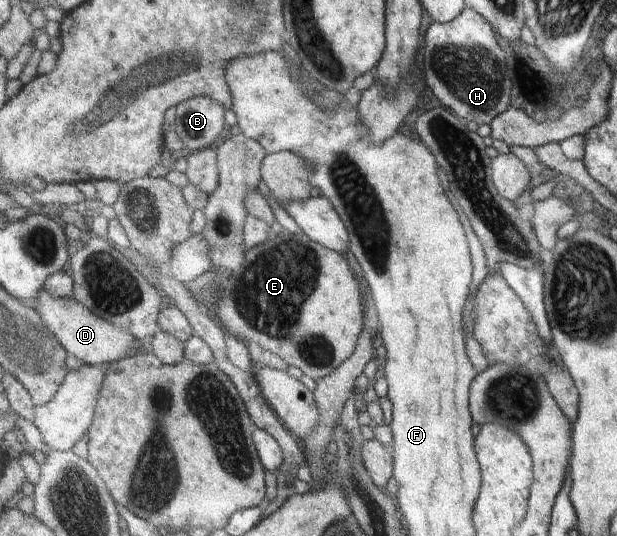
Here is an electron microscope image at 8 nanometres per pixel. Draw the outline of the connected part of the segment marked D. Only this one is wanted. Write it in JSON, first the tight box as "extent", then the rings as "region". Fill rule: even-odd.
{"extent":[36,288,143,365],"region":[[[44,288],[40,291],[36,302],[36,310],[45,320],[48,328],[59,338],[64,348],[68,348],[70,354],[83,360],[86,365],[108,365],[126,357],[142,354],[143,342],[138,341],[126,329],[96,316],[96,313],[82,306],[79,301],[53,297]]]}

